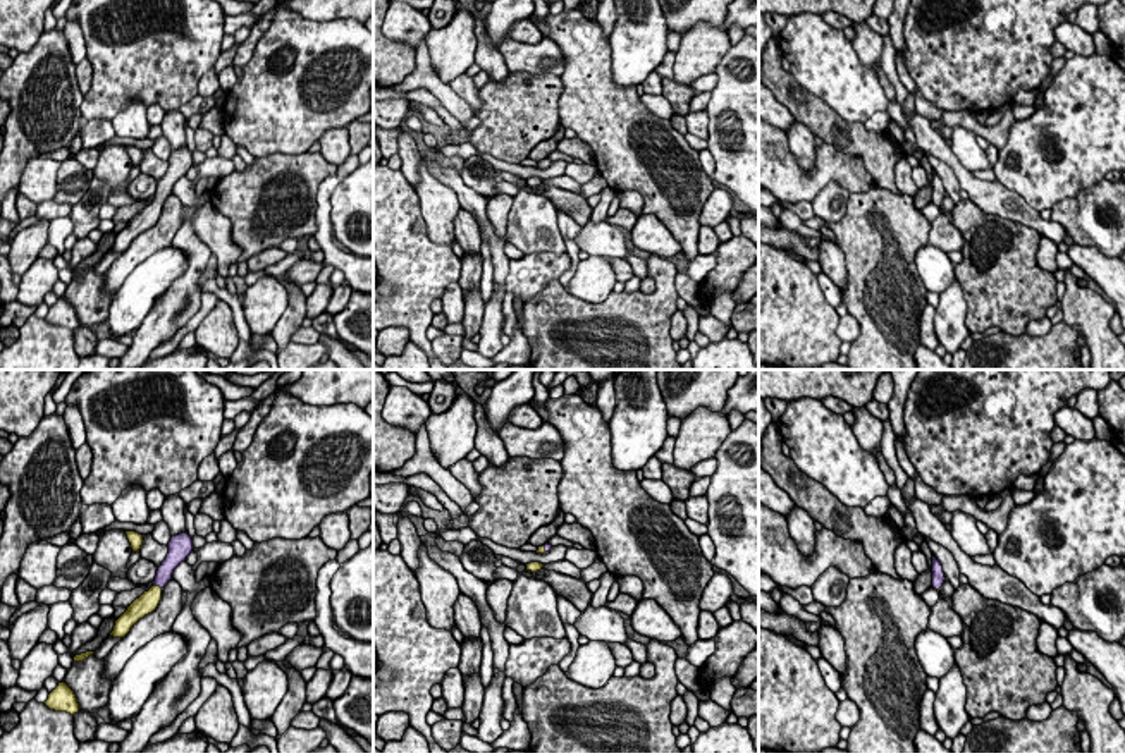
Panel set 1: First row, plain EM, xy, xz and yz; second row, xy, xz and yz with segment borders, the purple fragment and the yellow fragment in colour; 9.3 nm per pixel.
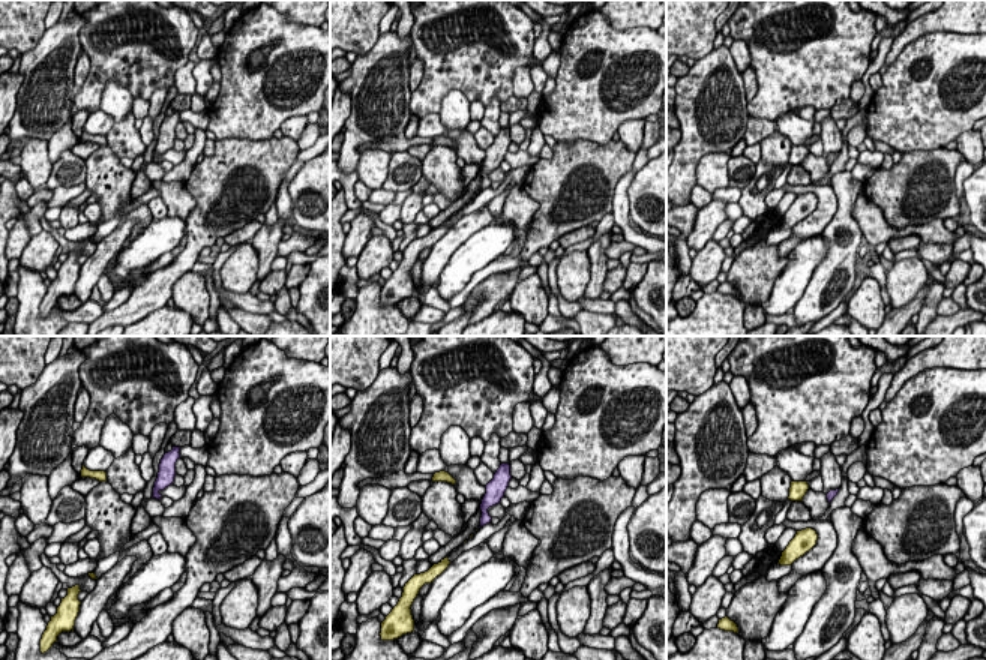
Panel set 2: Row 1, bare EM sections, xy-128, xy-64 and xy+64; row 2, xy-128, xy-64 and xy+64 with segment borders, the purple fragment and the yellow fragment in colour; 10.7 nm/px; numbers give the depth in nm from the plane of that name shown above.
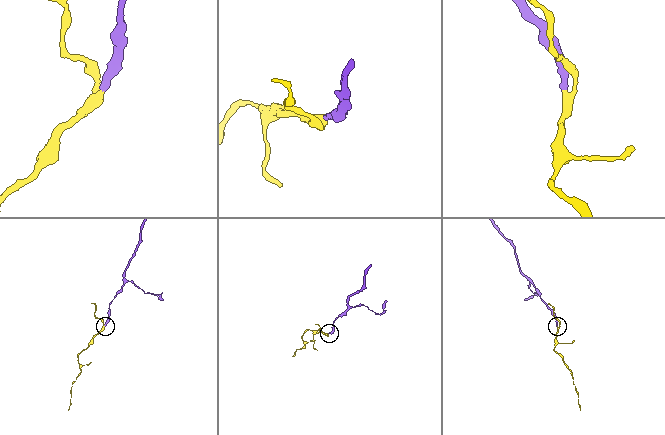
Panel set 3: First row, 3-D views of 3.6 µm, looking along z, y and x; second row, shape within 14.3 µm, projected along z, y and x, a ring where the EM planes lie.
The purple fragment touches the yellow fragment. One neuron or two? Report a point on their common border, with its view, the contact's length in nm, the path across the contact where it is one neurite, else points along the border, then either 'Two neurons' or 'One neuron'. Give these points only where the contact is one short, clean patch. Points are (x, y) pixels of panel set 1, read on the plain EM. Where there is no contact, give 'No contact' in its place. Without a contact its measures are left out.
Touches purple at xy (157, 200). Shared border 100 nm. Path across: xy (164, 189), (157, 200), (155, 208), (143, 220). One neuron

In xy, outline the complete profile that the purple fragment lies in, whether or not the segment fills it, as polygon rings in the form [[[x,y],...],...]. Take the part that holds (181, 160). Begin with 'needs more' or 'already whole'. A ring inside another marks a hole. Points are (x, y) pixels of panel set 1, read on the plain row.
needs more; [[[188,146],[172,151],[167,162],[169,168],[157,186],[153,201],[148,206],[144,206],[139,213],[136,213],[127,222],[127,225],[115,236],[110,251],[124,253],[139,234],[151,229],[158,222],[162,215],[162,203],[172,194],[174,184],[181,177],[184,177],[194,163]]]

